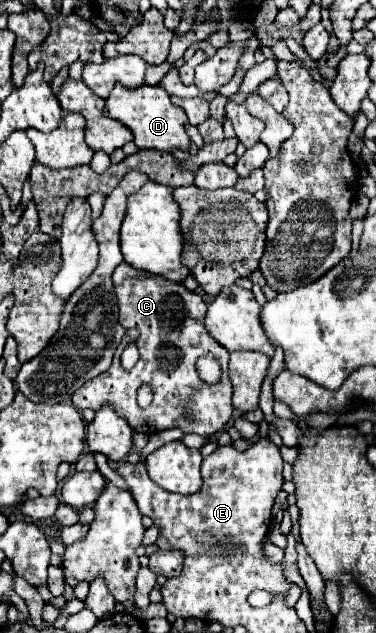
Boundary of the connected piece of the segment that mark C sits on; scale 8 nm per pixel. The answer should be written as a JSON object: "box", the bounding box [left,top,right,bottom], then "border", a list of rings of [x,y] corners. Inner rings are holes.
{"box":[71,262,233,436],"border":[[[127,262],[115,268],[111,280],[119,300],[119,324],[125,330],[137,330],[139,336],[135,340],[131,336],[123,338],[123,342],[117,346],[111,368],[101,376],[87,380],[71,396],[73,404],[81,410],[97,410],[101,404],[113,404],[113,408],[117,408],[117,414],[129,422],[131,430],[141,434],[155,434],[175,426],[179,426],[183,432],[201,436],[219,432],[229,422],[233,412],[233,388],[227,376],[229,352],[205,330],[205,300],[179,282],[137,270]],[[129,344],[135,344],[139,348],[139,362],[133,370],[123,370],[121,352]],[[207,354],[217,358],[221,364],[221,378],[215,384],[203,382],[197,372],[197,360]],[[145,382],[153,388],[153,402],[147,408],[141,408],[137,404],[137,388]]]}

